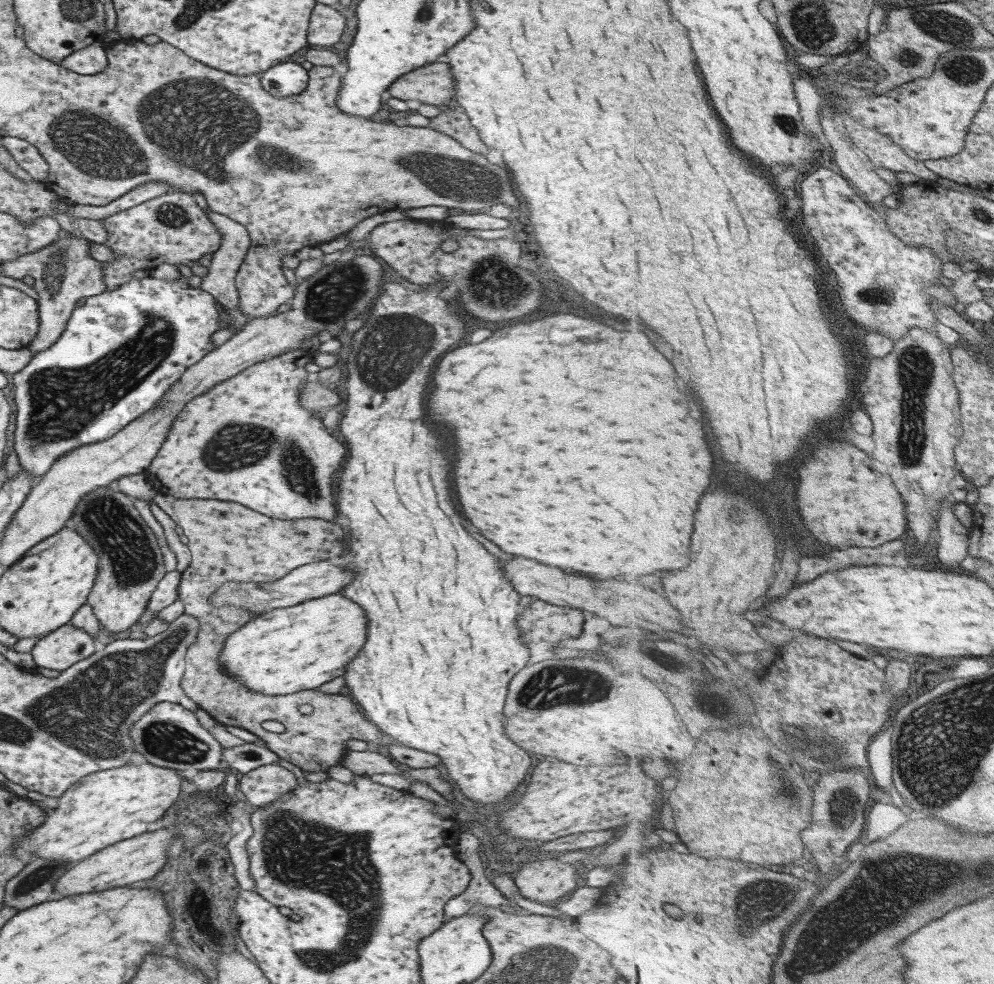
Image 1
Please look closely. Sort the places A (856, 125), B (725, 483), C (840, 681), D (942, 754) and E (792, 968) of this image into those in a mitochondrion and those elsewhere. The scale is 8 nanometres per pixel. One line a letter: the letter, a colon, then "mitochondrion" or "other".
A: other
B: other
C: other
D: mitochondrion
E: other

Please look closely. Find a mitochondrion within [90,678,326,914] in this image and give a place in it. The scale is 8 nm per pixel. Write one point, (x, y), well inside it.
(162, 740)

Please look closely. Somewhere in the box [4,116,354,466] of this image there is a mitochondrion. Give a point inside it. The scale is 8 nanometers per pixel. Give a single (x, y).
(64, 402)

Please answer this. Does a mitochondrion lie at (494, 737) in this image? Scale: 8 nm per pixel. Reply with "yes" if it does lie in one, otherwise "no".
no

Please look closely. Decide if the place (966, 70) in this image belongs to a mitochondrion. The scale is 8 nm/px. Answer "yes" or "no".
yes

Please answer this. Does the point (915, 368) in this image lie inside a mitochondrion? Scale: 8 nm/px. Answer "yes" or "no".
yes

